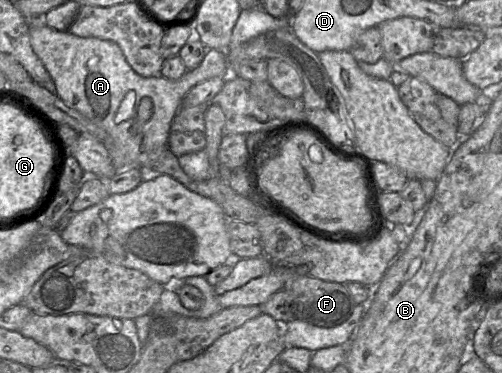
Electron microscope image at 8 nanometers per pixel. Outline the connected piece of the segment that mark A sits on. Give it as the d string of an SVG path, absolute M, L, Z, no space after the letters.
M43 17L27 19L29 37L33 51L50 74L56 88L56 95L69 107L77 110L108 134L108 148L113 165L117 171L142 168L151 151L167 147L174 117L182 106L182 99L197 84L214 77L229 75L225 50L207 49L201 64L187 72L178 80L162 76L142 77L127 62L123 51L113 41L96 37L79 37L69 31L58 31L43 23Z

